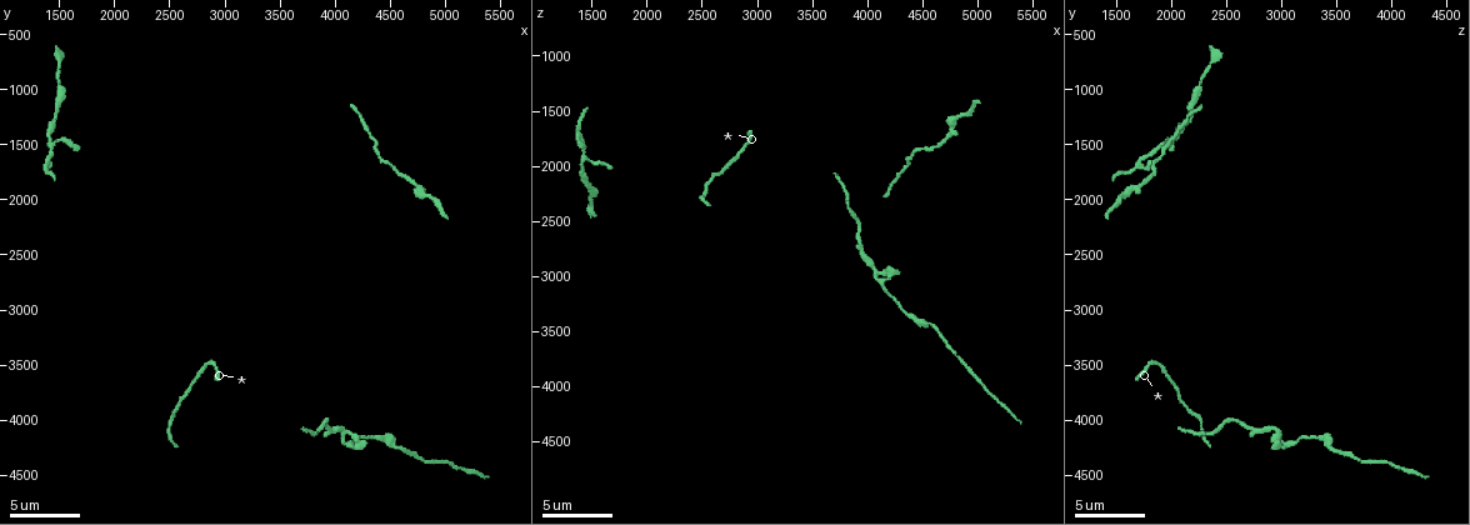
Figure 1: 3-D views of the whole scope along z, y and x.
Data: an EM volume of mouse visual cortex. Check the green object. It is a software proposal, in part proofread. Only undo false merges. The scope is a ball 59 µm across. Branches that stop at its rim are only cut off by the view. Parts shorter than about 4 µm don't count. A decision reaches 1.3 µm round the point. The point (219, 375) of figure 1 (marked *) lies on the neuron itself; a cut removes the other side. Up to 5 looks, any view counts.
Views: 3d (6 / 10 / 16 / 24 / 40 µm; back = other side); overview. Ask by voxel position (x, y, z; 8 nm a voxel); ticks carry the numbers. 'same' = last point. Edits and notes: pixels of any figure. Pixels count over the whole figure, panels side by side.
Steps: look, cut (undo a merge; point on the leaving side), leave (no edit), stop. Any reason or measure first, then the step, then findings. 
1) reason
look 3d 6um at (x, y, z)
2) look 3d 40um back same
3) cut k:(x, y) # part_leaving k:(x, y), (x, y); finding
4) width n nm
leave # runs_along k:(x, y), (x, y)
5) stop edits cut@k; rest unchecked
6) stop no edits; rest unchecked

thick turns thin
look 3d 10um at (4360, 4160, 3340)

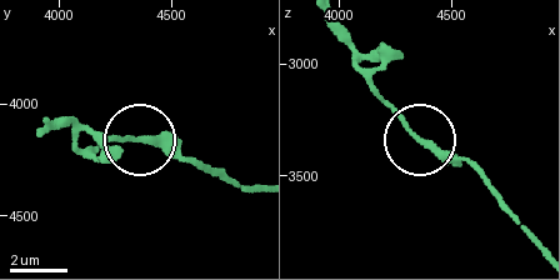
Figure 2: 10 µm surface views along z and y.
look 3d 6um at (4370, 4160, 3340)

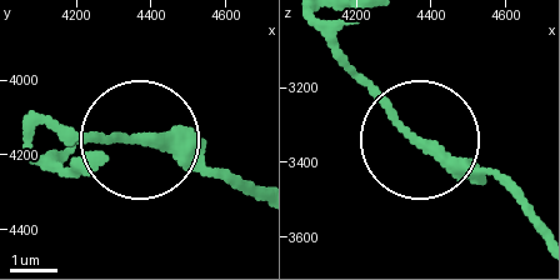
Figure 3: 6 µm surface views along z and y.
width 190 nm
leave # continuous, no second neuron

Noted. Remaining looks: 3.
look 3d 16um at (4440, 1640, 1860)

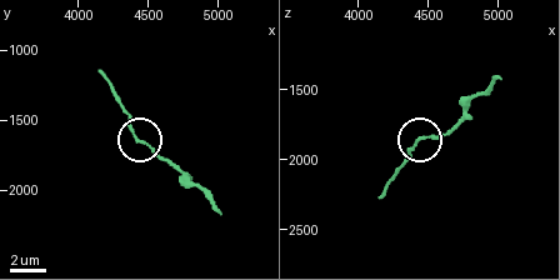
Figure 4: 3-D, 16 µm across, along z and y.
other side
look 3d 16um back at (4460, 1660, 1860)

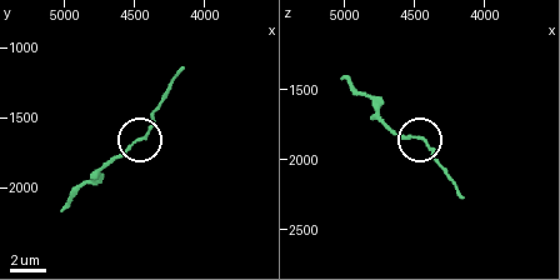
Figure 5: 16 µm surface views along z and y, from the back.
leave # continuous, no second neuron

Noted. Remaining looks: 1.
stop no edits; rest unchecked

